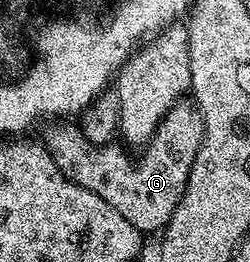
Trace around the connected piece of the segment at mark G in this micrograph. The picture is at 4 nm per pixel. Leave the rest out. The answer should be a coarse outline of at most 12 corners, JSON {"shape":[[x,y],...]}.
{"shape":[[179,101],[136,163],[53,121],[43,146],[75,185],[143,233],[185,192],[203,117]]}

